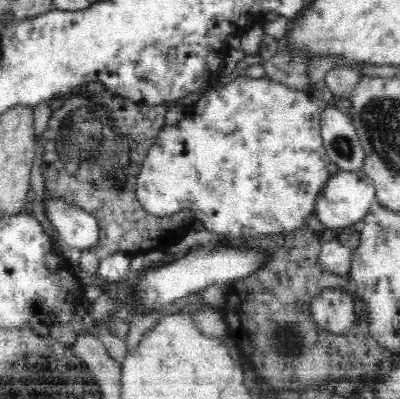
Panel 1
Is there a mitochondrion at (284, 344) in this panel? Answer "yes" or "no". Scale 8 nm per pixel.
yes

